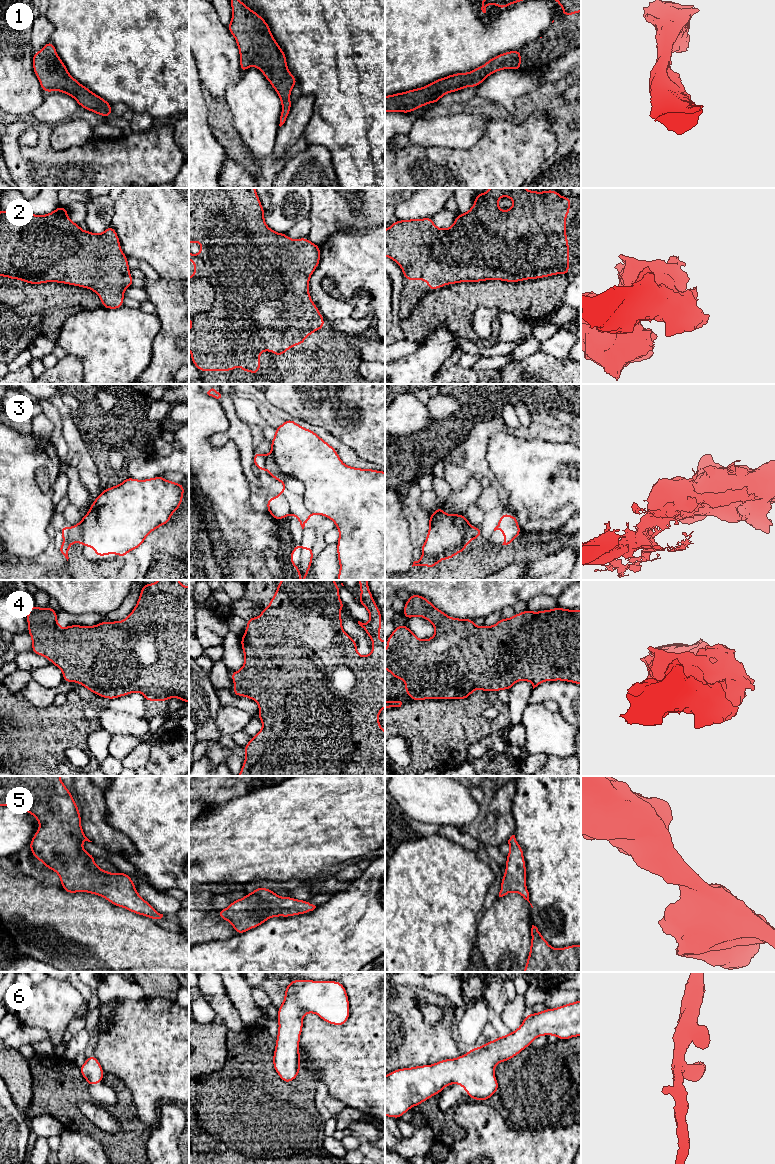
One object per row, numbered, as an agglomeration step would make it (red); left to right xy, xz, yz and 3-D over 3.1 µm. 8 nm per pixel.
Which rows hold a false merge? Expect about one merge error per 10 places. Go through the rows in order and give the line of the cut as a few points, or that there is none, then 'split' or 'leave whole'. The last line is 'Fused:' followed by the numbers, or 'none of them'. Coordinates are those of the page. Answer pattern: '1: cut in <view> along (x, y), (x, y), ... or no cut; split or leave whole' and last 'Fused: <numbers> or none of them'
1: no cut; leave whole
2: no cut; leave whole
3: cut in yz along (472, 528), (466, 531), (458, 547), (442, 557), (432, 555); split
4: no cut; leave whole
5: no cut; leave whole
6: no cut; leave whole
Fused: 3

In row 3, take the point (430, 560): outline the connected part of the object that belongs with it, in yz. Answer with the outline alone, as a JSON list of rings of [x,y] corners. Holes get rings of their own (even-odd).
[[[469,528],[464,541],[462,542],[461,546],[453,551],[448,552],[443,558],[438,558],[434,555],[427,555],[423,554],[422,557],[418,561],[413,562],[413,566],[424,566],[427,565],[429,570],[432,569],[435,565],[437,565],[442,559],[447,560],[447,559],[452,559],[456,554],[464,552],[467,544],[471,542],[473,539],[472,535],[472,528]]]

